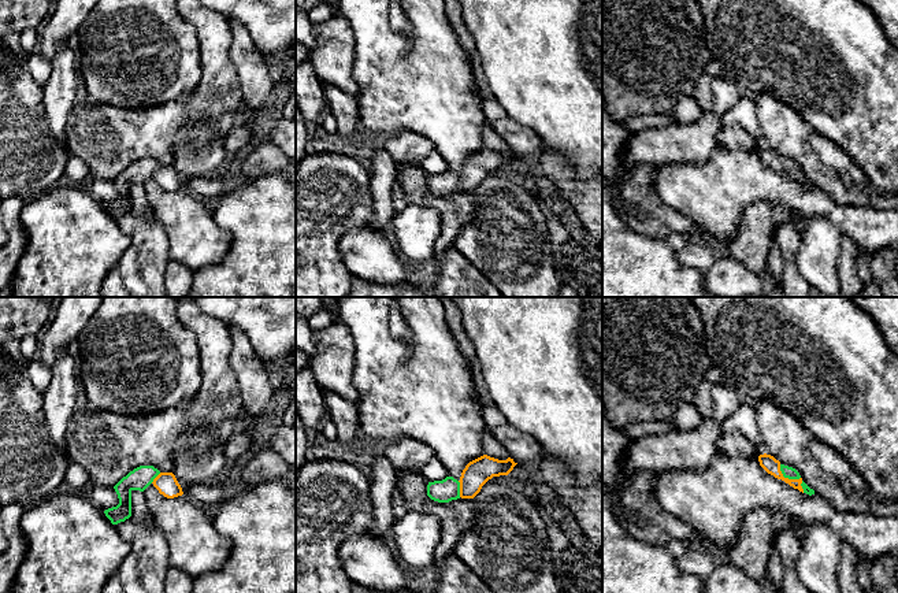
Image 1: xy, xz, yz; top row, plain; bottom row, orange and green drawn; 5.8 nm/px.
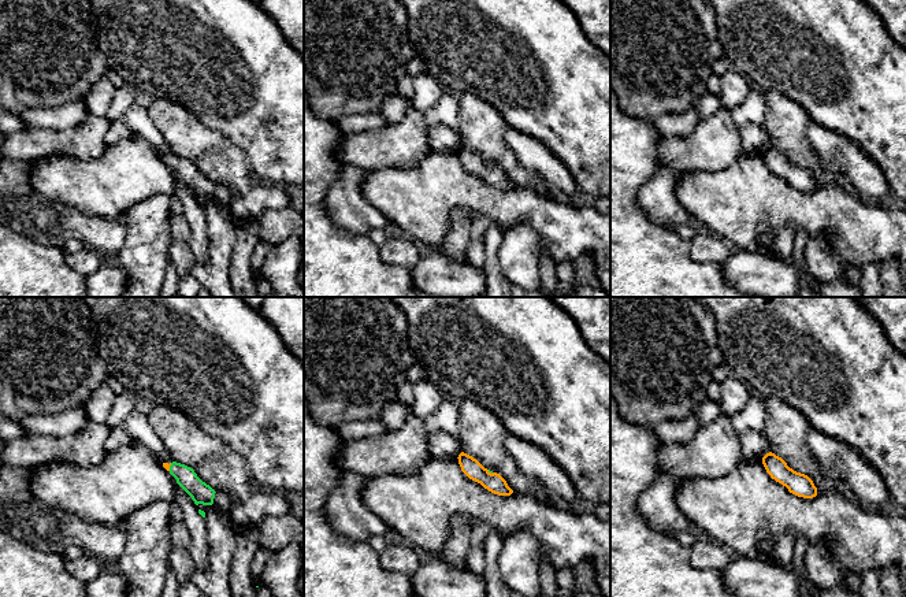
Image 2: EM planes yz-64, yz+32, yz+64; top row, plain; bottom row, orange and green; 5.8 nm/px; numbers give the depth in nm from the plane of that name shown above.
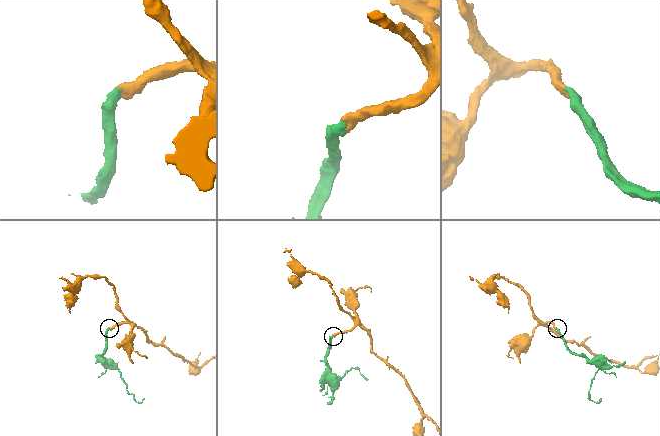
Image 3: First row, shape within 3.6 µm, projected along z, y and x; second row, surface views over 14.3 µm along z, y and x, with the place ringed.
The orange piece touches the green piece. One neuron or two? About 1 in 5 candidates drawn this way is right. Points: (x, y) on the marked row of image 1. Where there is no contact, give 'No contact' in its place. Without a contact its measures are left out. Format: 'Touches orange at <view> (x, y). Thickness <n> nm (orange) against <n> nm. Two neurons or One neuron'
Touches orange at yz (786, 478). Thickness 90 nm (orange) against 70 nm. One neuron

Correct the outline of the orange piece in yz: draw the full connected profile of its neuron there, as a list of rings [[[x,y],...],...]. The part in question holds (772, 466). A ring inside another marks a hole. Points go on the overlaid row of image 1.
[[[760,455],[758,456],[760,466],[771,475],[773,475],[778,479],[784,481],[794,489],[798,489],[802,493],[806,493],[809,496],[814,494],[814,490],[810,489],[801,478],[799,472],[788,466],[782,464],[779,460],[776,460],[771,455]]]

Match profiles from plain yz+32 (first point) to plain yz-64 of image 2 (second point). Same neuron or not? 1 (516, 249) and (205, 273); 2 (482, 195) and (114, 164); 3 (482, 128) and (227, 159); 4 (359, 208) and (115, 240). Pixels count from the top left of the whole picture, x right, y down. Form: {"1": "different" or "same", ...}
{"1": "same", "2": "same", "3": "same", "4": "same"}

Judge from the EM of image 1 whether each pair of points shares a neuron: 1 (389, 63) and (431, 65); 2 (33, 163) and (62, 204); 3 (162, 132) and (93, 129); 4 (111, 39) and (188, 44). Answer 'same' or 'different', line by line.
1: same
2: different
3: same
4: same

